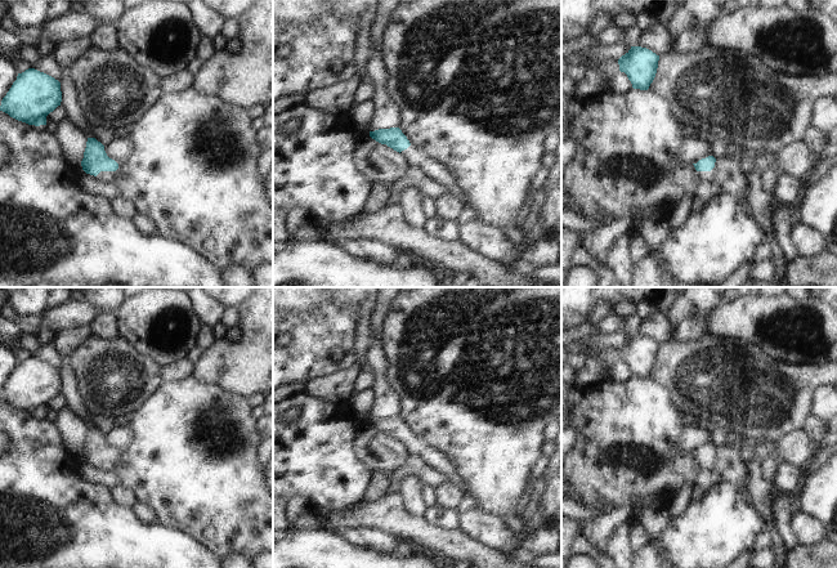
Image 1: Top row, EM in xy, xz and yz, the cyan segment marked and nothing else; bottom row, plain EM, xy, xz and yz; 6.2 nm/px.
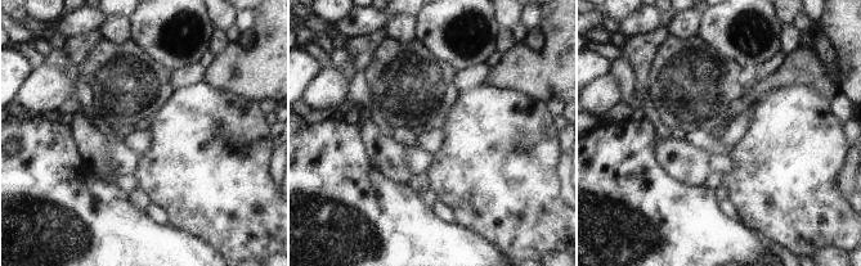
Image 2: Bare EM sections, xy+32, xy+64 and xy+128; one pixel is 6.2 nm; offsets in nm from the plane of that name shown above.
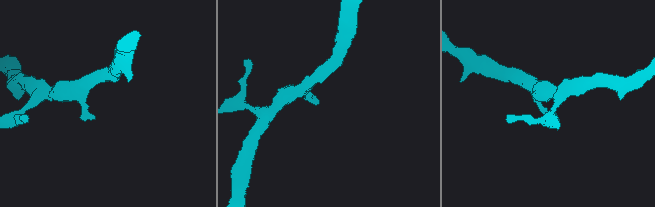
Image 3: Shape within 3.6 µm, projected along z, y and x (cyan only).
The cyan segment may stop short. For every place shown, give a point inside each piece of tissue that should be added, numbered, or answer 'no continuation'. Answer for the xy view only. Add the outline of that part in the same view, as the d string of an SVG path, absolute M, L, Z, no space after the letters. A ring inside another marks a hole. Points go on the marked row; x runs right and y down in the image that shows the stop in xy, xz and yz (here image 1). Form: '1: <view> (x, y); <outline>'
1: xy (106, 177); M100 171L100 173L97 175L97 178L98 178L100 182L108 184L108 183L111 183L111 180L113 179L115 174L116 174L116 171Z

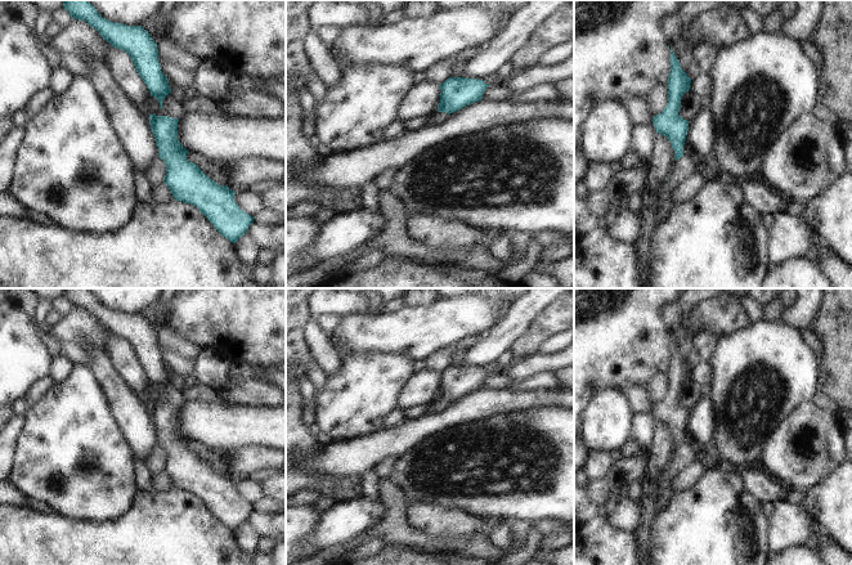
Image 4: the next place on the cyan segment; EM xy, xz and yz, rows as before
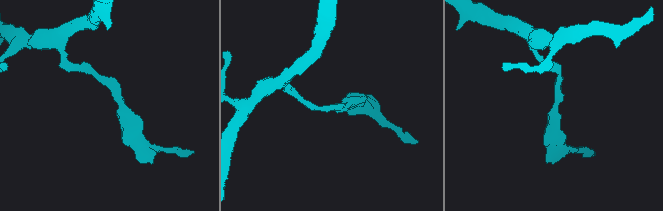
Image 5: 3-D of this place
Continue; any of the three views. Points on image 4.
1: xz (436, 117); M436 111L436 112L434 112L432 115L422 118L422 120L421 120L421 125L422 125L422 126L438 125L438 124L445 121L448 117L449 117L448 113Z

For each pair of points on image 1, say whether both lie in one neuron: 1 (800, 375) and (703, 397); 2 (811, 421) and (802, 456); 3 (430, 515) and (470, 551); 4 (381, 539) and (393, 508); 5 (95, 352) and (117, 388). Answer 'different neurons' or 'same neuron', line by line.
1: same neuron
2: different neurons
3: different neurons
4: different neurons
5: same neuron

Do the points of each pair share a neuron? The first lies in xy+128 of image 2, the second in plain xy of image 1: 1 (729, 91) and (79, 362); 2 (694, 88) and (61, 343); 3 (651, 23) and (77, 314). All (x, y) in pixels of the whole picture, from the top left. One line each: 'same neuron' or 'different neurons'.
1: same neuron
2: different neurons
3: same neuron

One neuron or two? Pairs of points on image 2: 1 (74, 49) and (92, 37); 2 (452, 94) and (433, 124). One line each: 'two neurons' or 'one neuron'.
1: one neuron
2: two neurons

